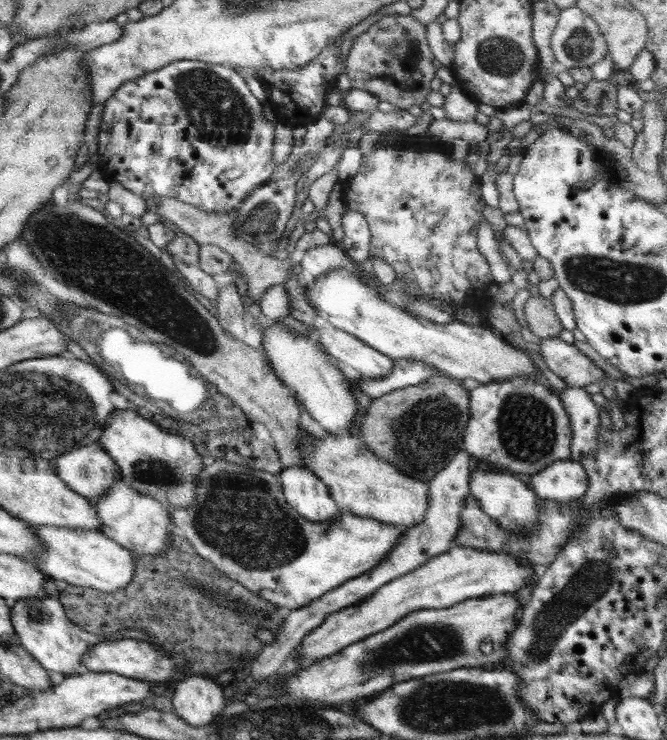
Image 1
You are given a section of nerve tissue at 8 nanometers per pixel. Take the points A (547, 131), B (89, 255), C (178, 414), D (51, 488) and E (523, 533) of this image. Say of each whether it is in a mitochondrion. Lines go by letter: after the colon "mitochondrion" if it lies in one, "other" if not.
A: other
B: mitochondrion
C: other
D: other
E: other

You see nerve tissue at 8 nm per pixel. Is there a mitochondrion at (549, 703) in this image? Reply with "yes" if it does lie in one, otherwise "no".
no

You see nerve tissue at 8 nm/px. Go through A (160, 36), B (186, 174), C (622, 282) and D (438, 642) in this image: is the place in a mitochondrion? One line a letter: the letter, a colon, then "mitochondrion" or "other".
A: other
B: other
C: mitochondrion
D: mitochondrion

